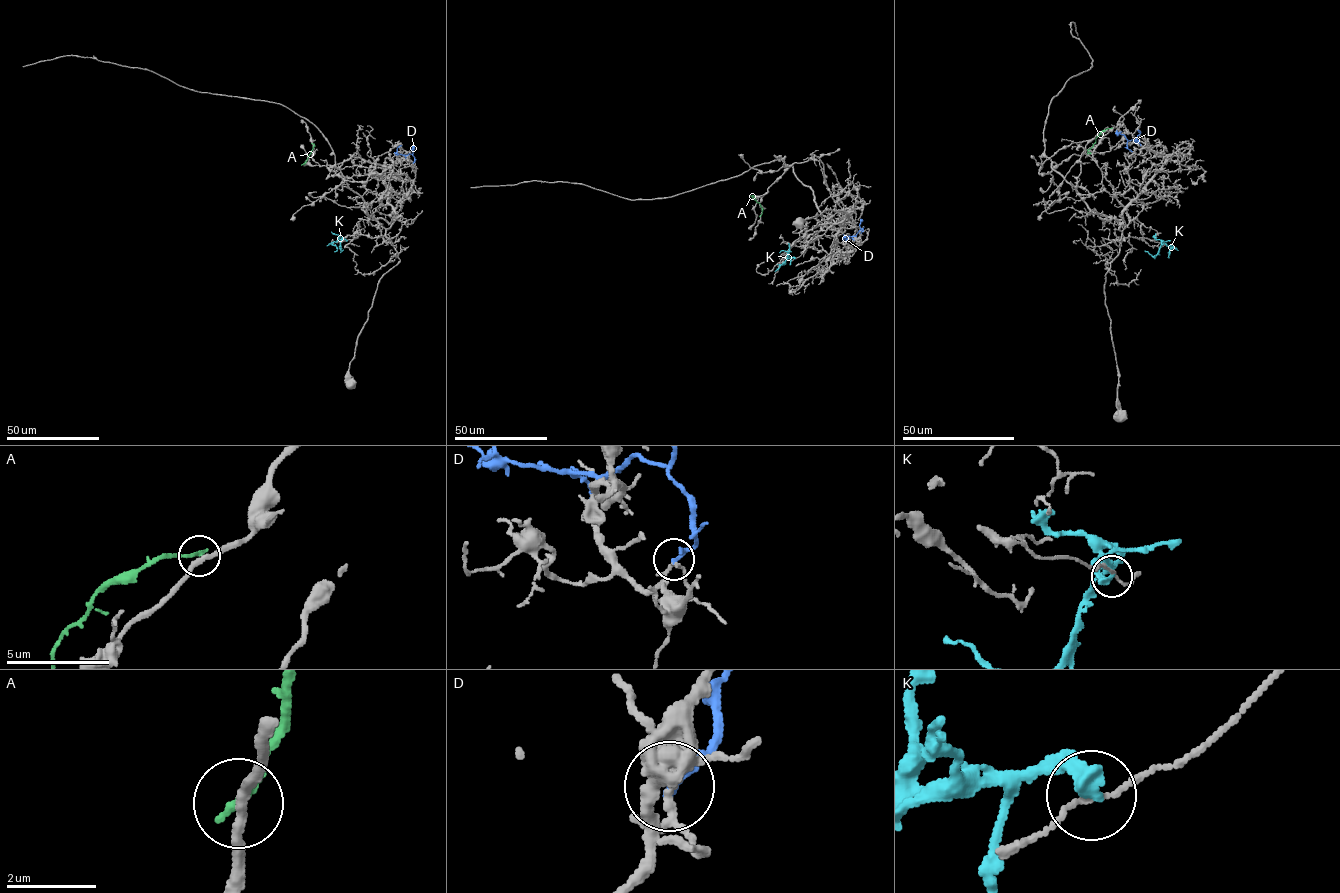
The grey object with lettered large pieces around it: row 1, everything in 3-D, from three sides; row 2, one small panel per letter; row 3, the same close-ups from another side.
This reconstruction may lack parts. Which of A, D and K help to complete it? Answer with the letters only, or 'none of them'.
none of them

